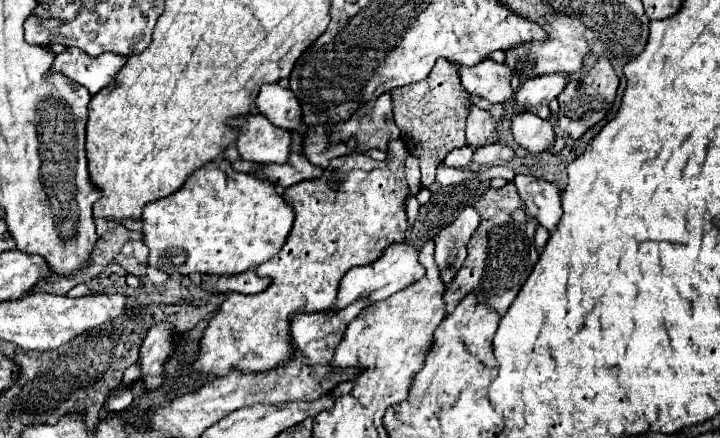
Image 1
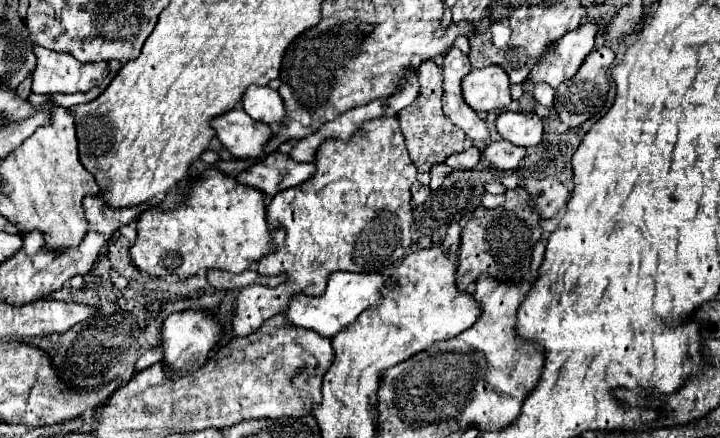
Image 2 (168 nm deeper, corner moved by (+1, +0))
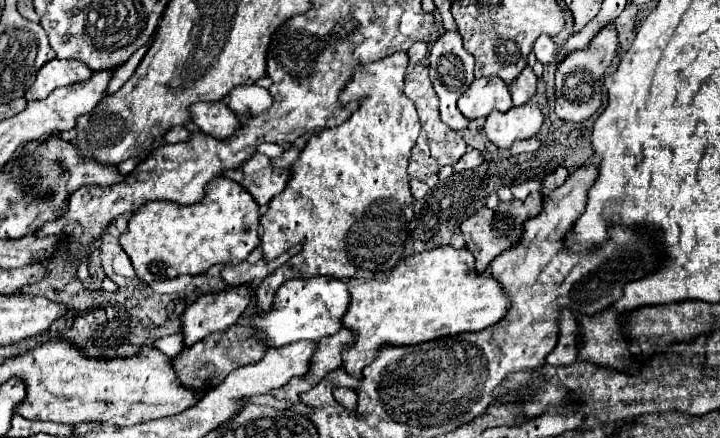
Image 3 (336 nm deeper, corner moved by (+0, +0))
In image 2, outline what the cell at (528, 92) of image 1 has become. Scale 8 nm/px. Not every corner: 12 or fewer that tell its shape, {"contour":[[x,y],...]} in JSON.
{"contour":[[590,20],[540,56],[536,84],[558,88],[592,52],[600,24]]}

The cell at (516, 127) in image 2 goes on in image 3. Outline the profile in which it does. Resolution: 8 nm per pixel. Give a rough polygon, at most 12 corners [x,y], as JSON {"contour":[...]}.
{"contour":[[535,104],[493,110],[483,130],[495,146],[537,136],[543,124]]}

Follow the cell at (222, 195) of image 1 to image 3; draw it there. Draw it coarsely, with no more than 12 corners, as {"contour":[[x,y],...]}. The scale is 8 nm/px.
{"contour":[[219,176],[199,204],[149,202],[121,246],[151,284],[239,264],[259,204]]}

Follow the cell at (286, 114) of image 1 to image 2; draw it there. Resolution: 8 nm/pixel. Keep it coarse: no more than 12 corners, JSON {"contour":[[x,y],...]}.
{"contour":[[248,86],[242,108],[264,124],[284,118],[280,94],[268,86]]}

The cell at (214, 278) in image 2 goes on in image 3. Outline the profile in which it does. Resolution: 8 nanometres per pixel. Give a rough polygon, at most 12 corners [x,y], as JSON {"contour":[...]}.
{"contour":[[293,246],[283,256],[257,264],[229,264],[221,278],[229,286],[261,282],[301,250]]}

